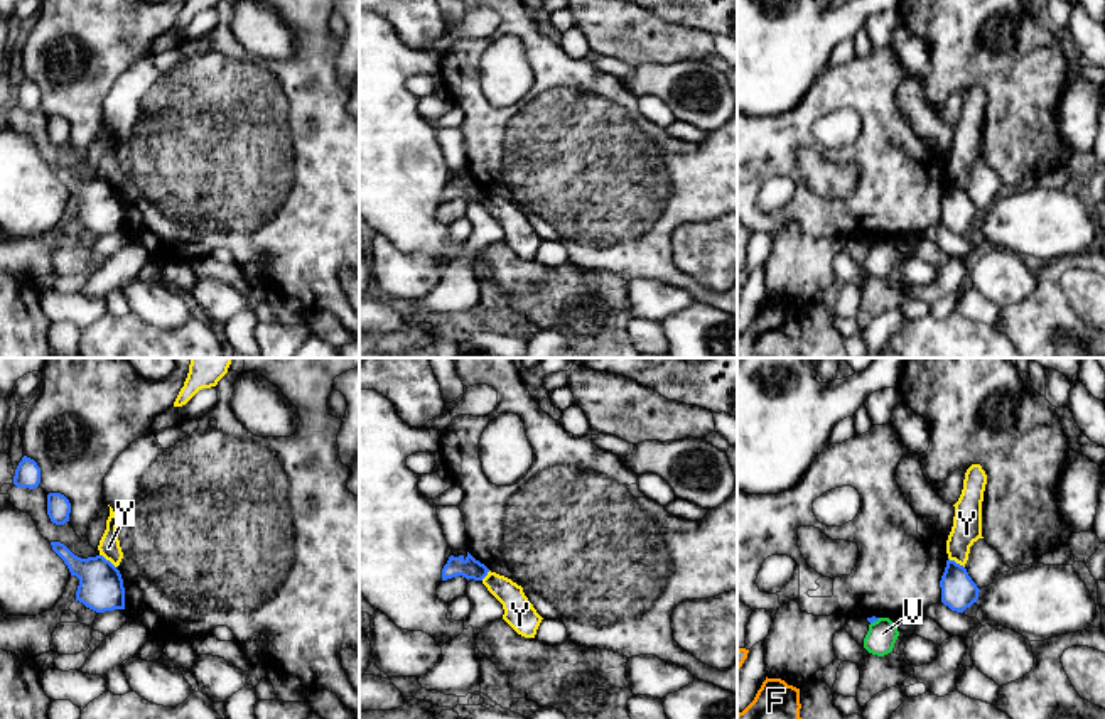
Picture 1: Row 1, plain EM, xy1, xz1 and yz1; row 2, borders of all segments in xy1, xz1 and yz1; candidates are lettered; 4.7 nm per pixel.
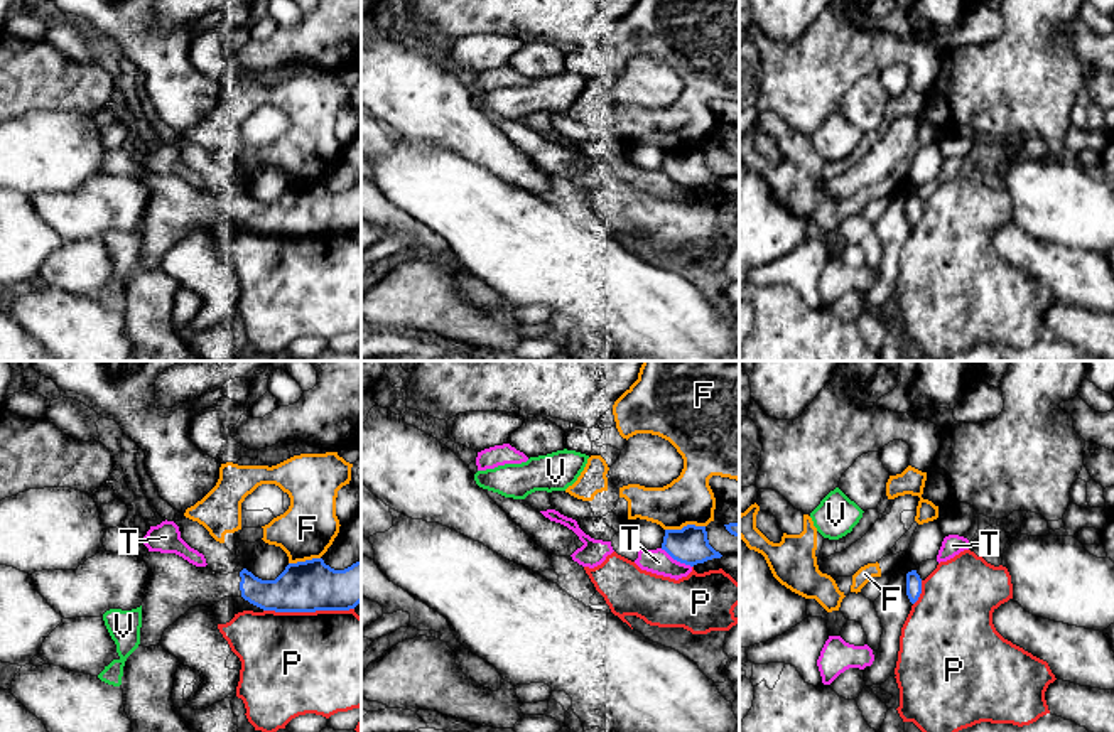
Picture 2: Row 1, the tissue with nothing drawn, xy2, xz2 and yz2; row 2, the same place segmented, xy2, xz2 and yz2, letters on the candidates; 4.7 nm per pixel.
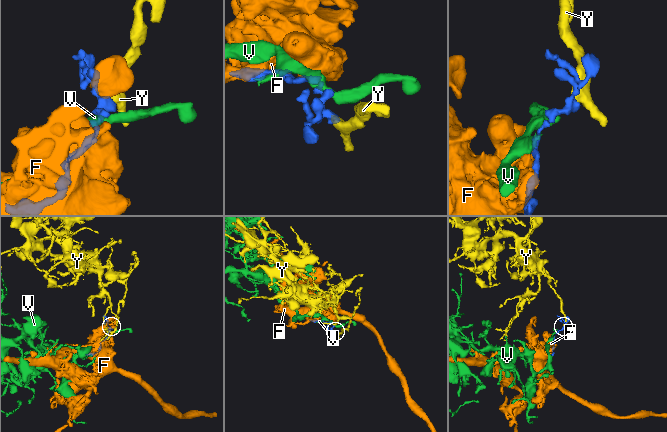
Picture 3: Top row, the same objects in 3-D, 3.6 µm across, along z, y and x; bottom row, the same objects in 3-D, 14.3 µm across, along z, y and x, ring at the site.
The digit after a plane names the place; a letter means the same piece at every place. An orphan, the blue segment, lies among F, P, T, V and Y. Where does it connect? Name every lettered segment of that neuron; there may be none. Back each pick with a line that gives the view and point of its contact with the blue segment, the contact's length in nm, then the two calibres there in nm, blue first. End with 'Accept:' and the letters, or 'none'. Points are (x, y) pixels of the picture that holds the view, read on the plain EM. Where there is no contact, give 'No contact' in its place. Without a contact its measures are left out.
Accept: none

